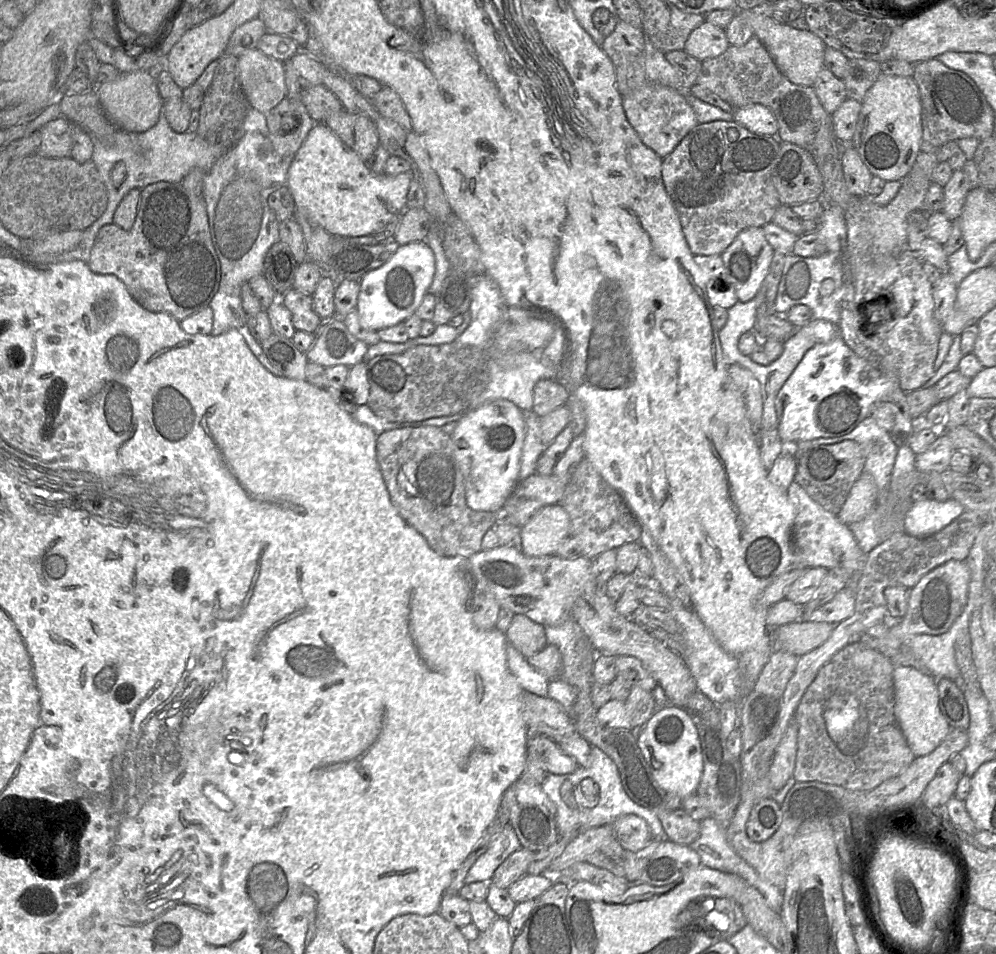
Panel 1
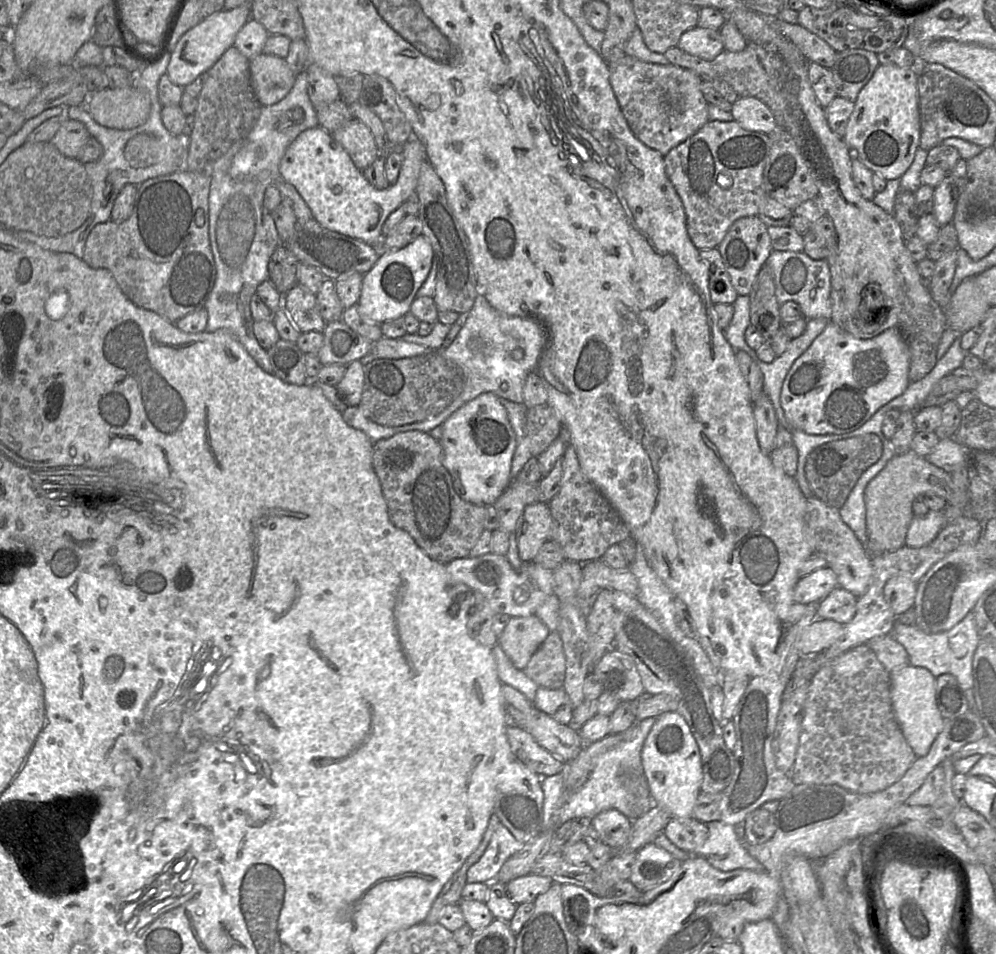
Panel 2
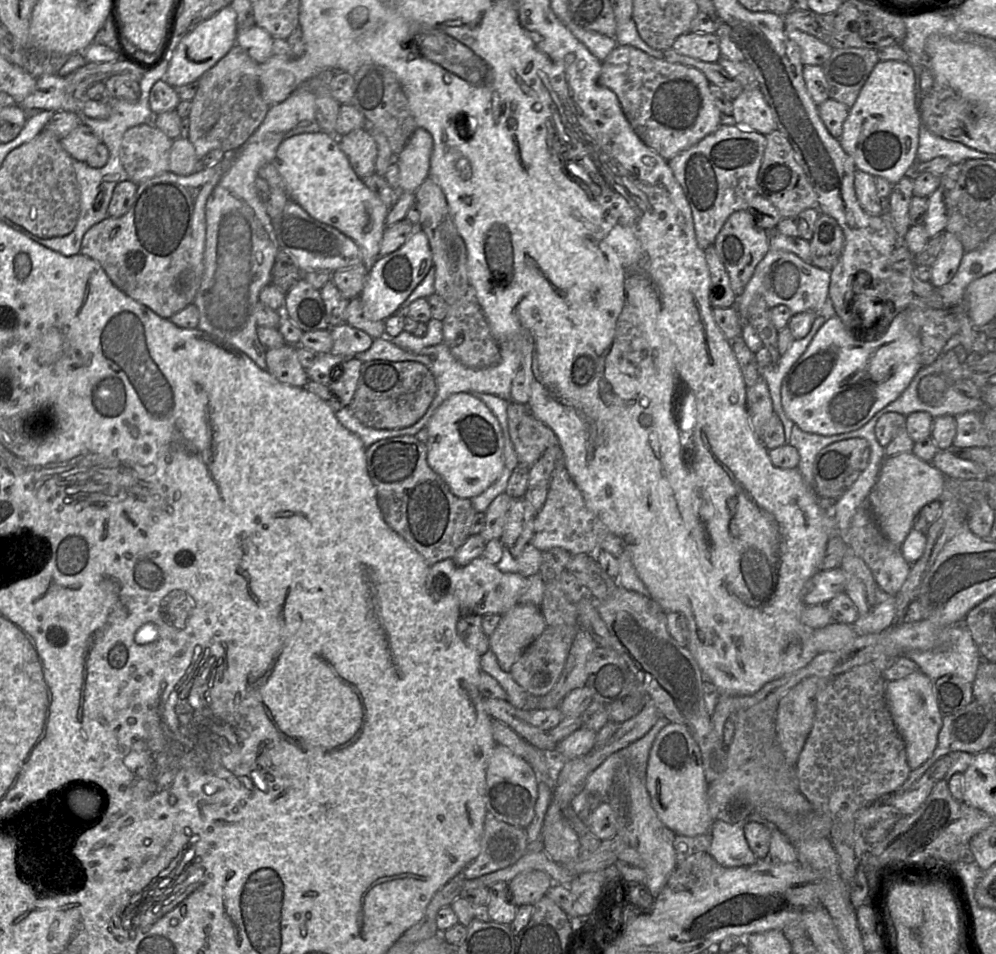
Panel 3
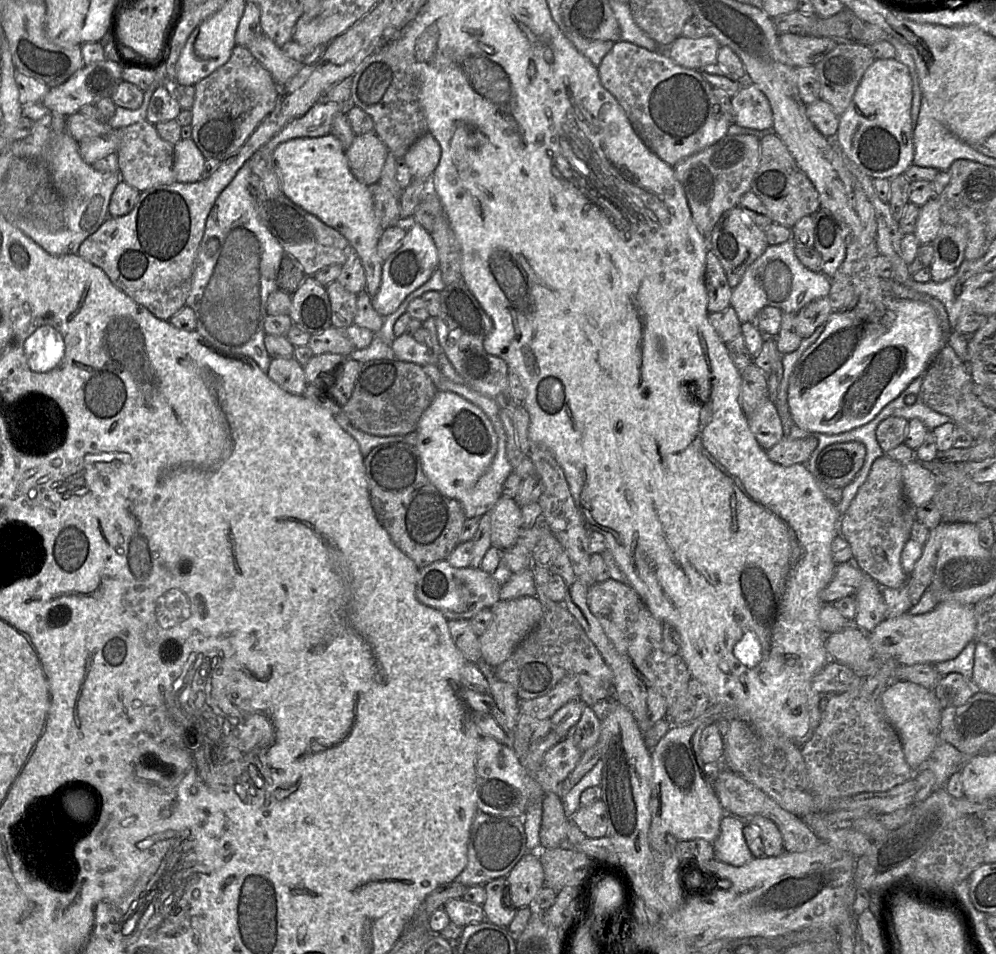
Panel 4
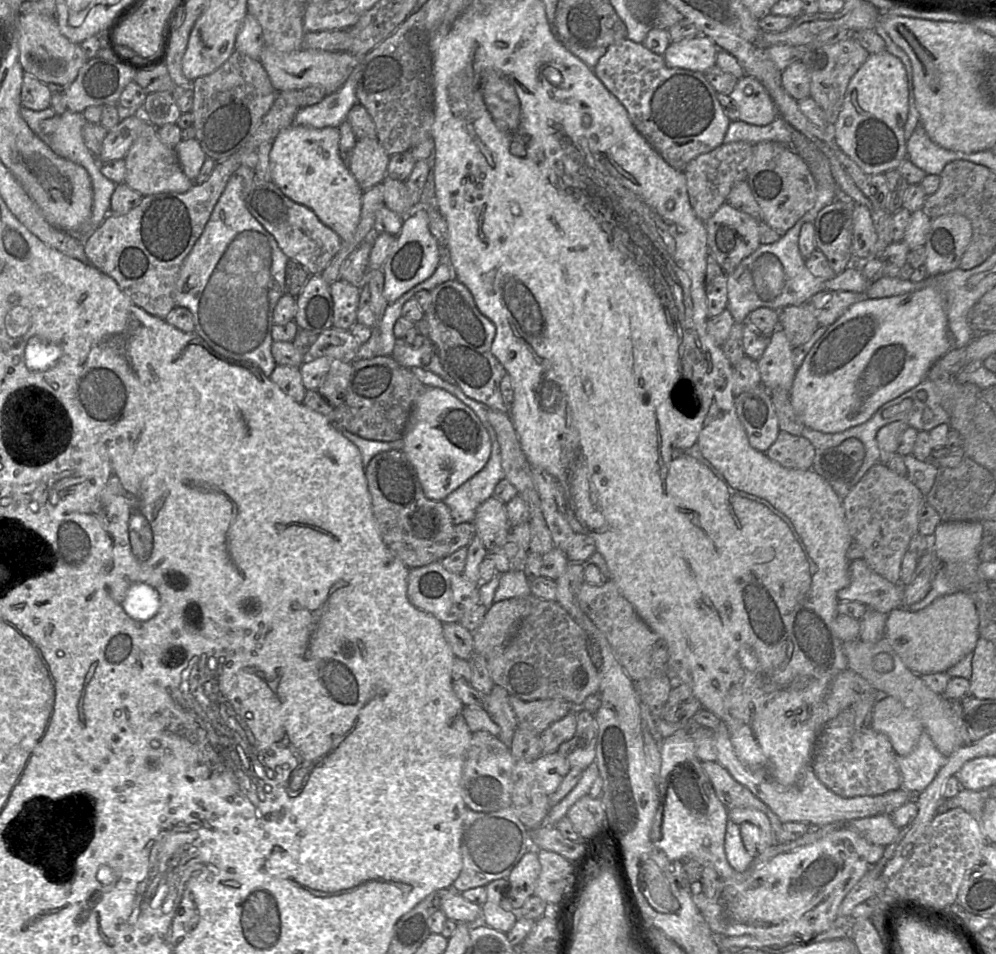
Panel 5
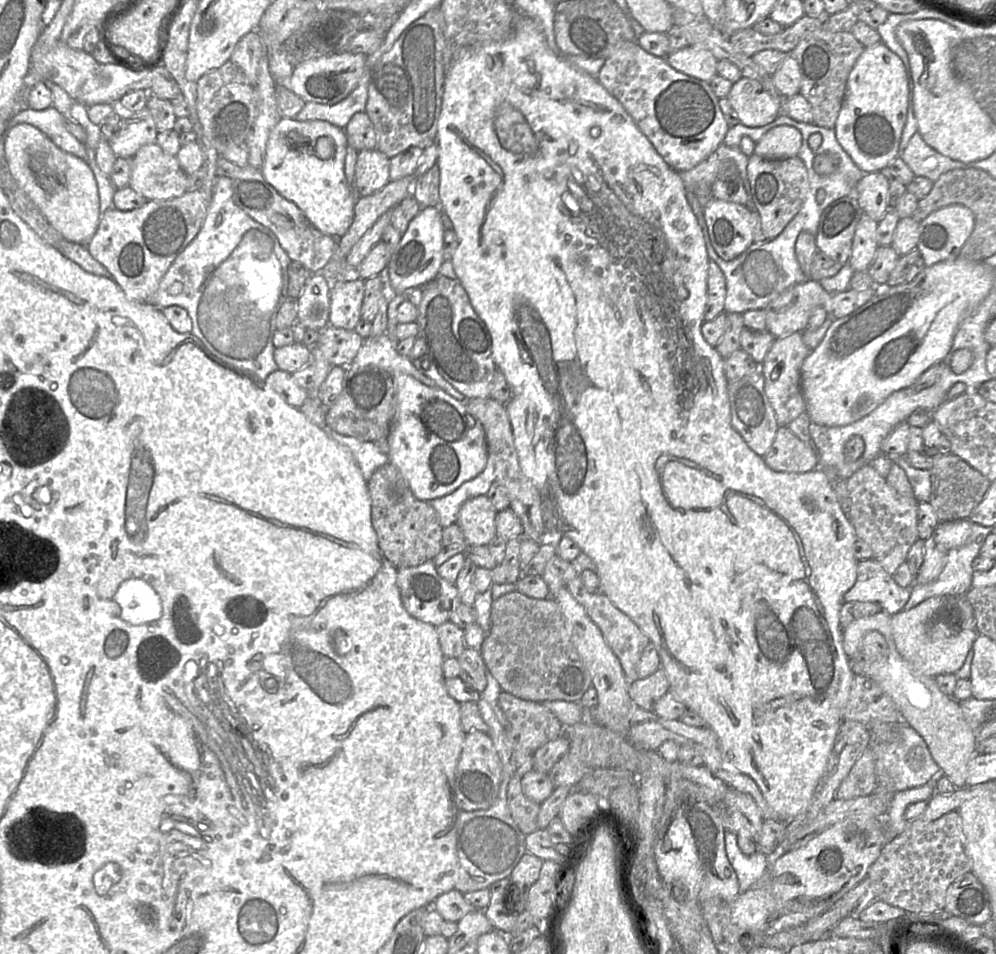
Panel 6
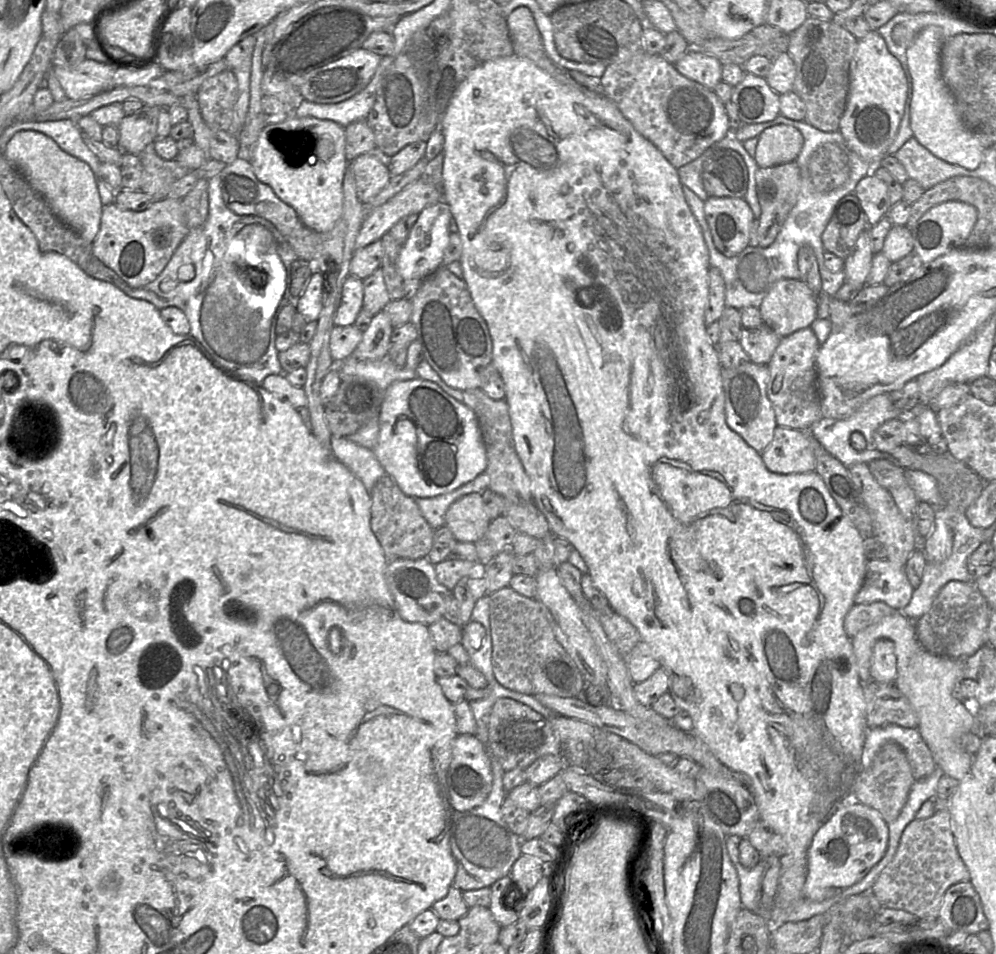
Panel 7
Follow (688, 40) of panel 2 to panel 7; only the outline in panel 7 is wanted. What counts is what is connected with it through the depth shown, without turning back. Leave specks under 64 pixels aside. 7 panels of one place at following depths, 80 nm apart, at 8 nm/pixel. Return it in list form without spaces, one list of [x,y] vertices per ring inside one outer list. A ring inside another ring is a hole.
[[[687,51],[675,64],[675,69],[686,78],[714,90],[722,80],[720,62],[705,53]]]

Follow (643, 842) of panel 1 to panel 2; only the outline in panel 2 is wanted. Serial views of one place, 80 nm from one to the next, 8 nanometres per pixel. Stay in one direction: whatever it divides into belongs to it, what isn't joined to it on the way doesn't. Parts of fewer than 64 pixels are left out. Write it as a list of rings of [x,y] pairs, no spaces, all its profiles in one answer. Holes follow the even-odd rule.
[[[616,809],[600,812],[591,819],[599,838],[612,849],[621,849],[628,842],[633,820]]]

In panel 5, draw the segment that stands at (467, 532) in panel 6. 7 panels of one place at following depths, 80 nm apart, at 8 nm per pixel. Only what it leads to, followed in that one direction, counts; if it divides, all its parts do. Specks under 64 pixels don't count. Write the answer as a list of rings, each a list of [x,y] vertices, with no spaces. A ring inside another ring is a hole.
[[[490,497],[479,505],[472,521],[487,551],[501,551],[511,531],[505,504]]]

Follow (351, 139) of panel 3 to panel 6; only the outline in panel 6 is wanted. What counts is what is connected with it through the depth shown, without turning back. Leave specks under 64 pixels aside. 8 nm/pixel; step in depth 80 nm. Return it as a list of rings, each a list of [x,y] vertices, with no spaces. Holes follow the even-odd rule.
[[[379,149],[358,151],[355,165],[355,184],[359,196],[369,196],[390,180],[390,158]]]

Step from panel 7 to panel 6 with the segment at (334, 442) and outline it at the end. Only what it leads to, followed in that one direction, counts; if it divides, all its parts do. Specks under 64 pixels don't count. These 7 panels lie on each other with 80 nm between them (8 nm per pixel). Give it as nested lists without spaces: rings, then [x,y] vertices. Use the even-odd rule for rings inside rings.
[[[327,425],[324,429],[330,438],[350,449],[366,482],[376,469],[388,462],[387,454],[381,451],[376,443],[341,435]]]

